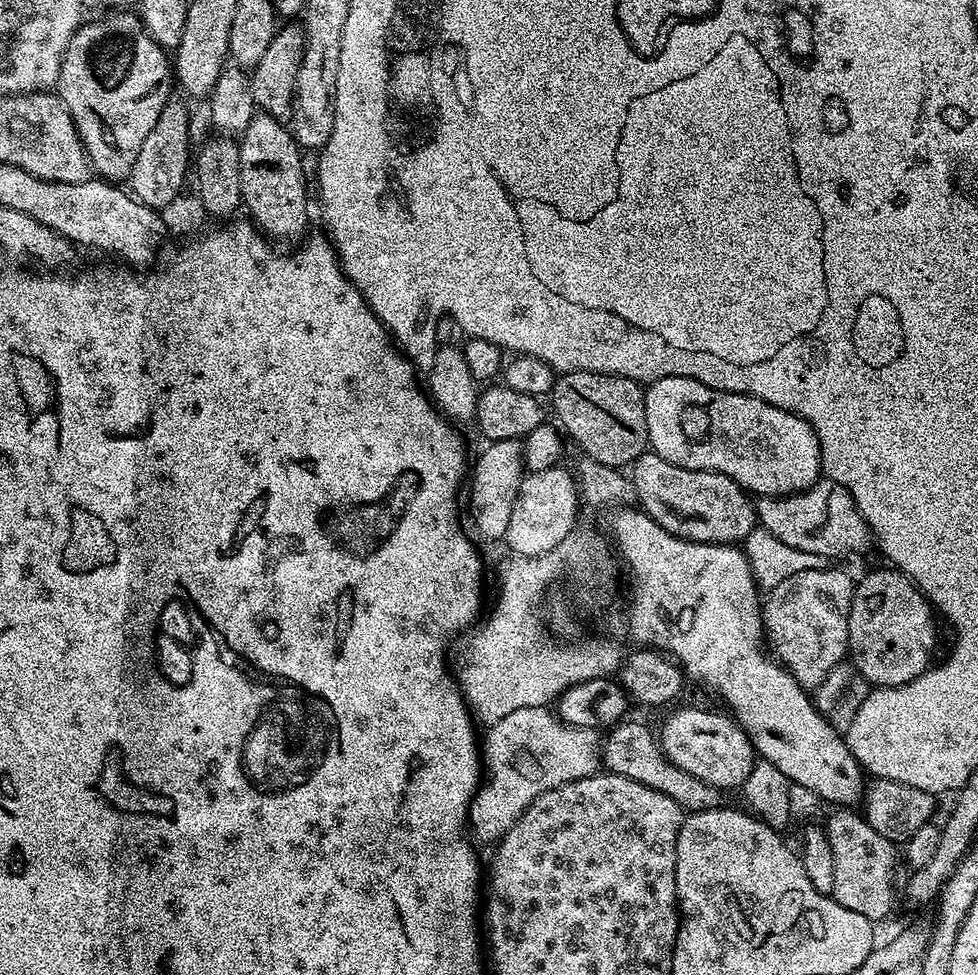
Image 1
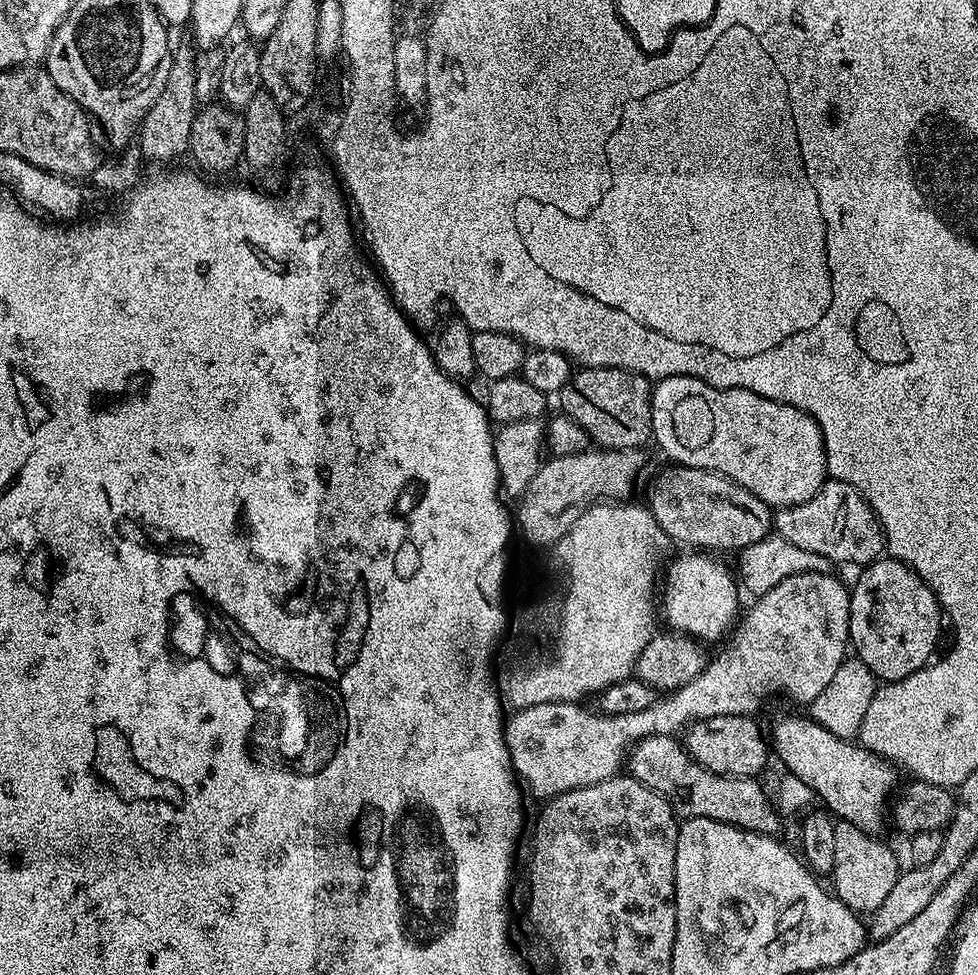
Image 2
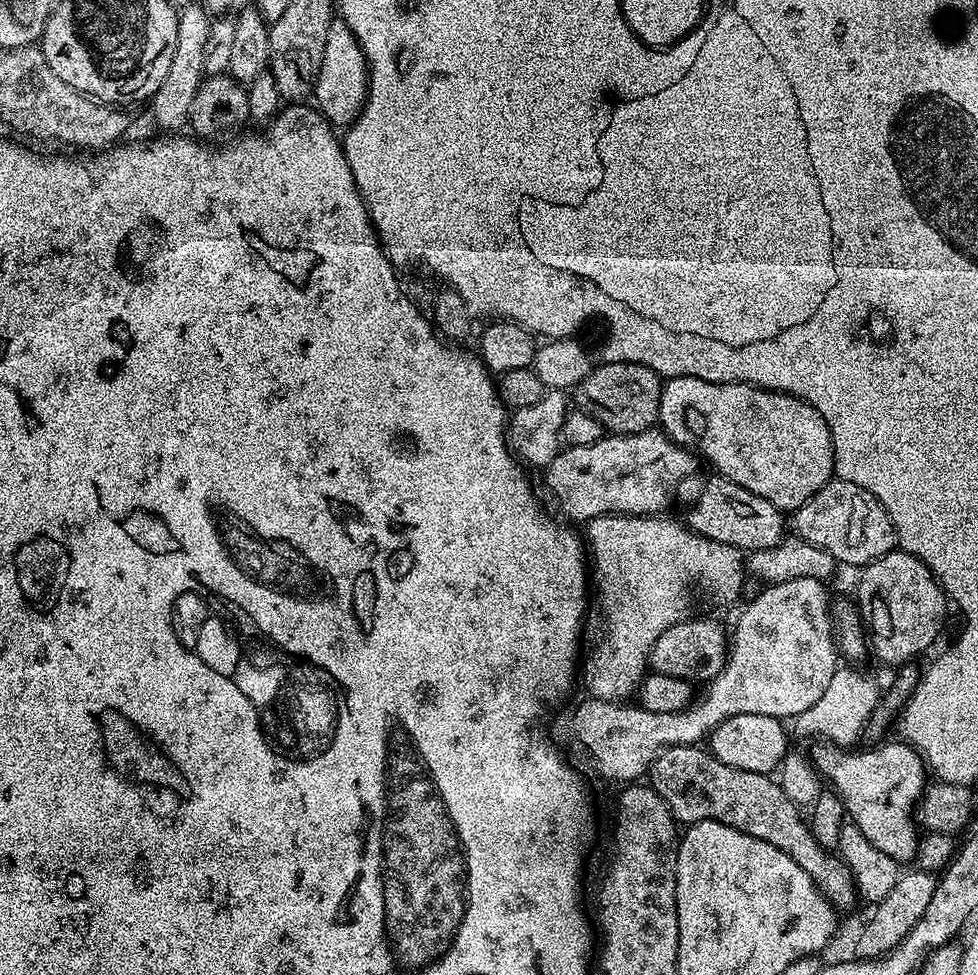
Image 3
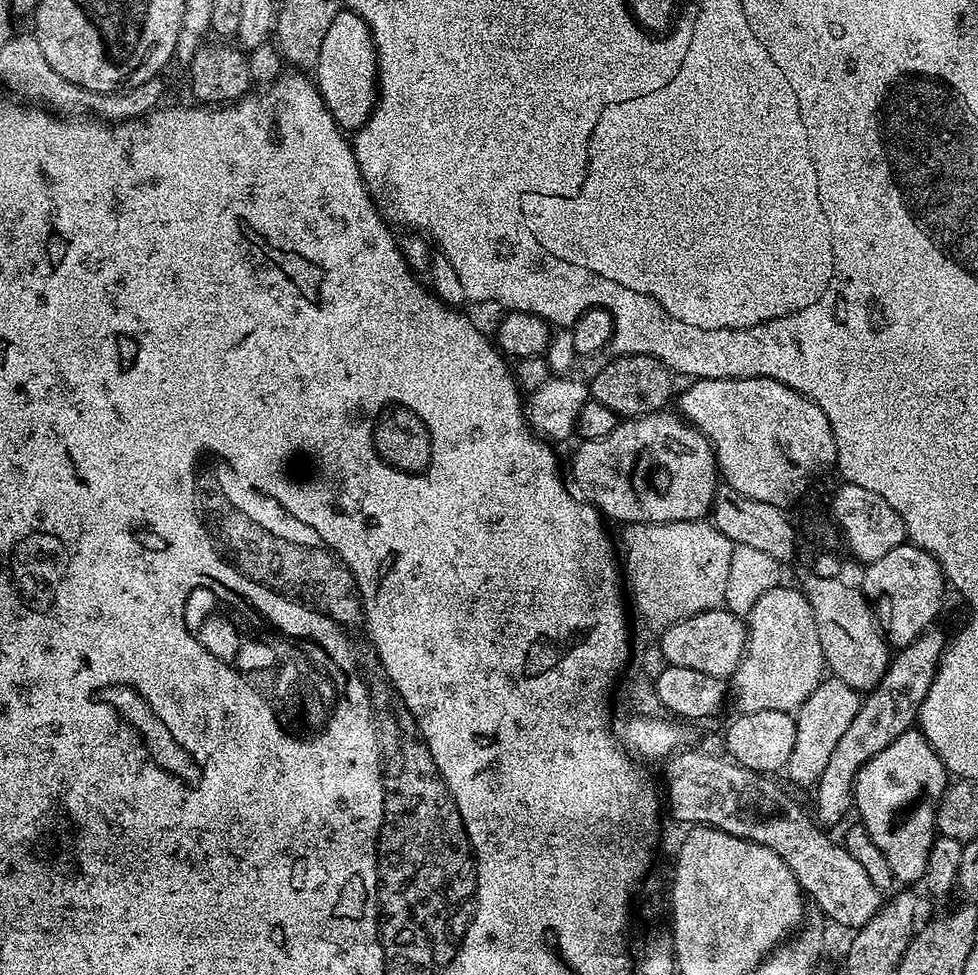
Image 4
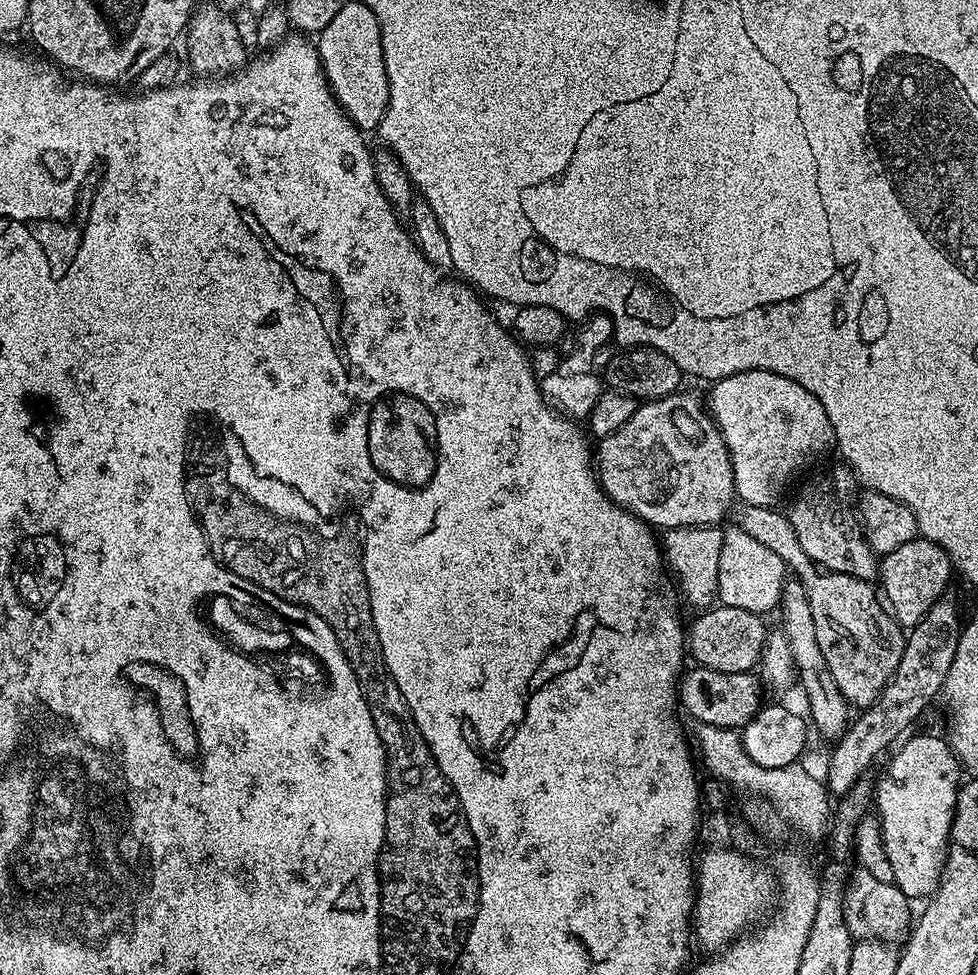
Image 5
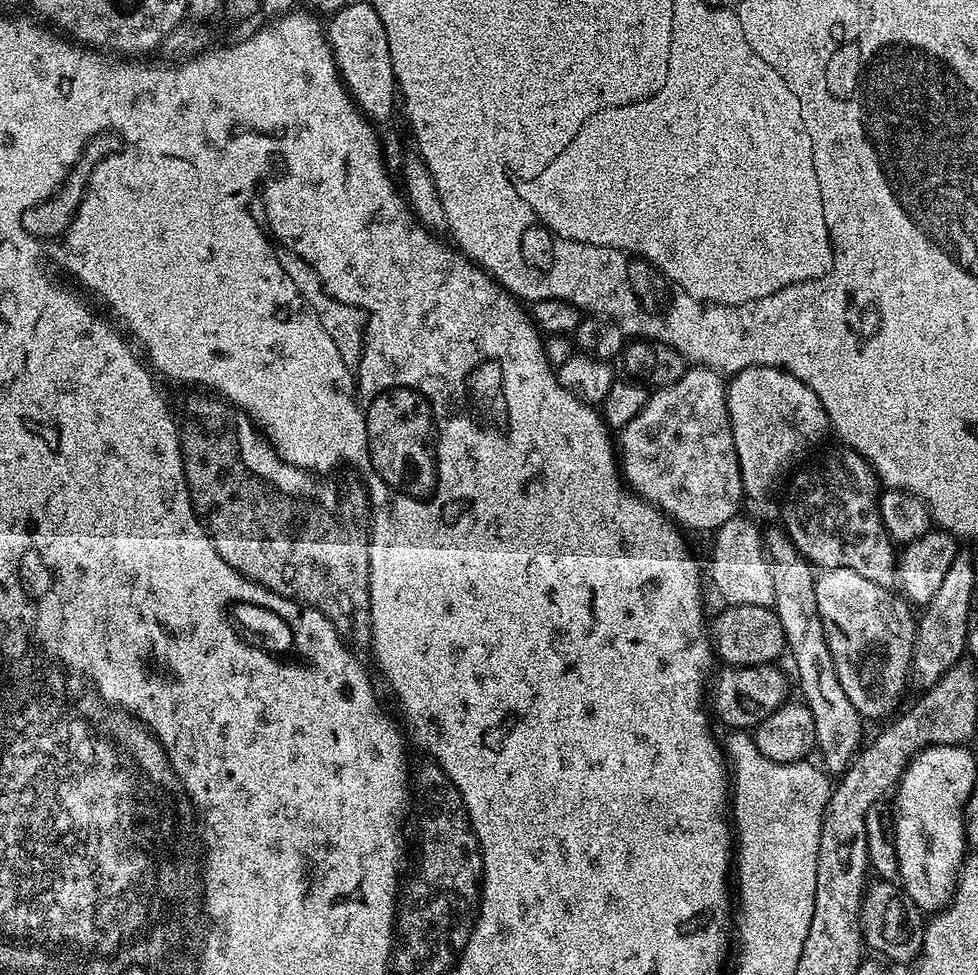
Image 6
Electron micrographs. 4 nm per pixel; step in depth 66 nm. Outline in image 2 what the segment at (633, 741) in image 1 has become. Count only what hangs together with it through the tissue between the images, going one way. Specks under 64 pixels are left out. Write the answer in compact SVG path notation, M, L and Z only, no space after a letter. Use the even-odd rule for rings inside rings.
M647 736L636 744L628 754L627 771L638 782L650 786L684 820L710 818L733 824L748 832L760 832L764 836L779 833L781 813L773 797L751 776L723 776L706 770L686 751L676 736Z

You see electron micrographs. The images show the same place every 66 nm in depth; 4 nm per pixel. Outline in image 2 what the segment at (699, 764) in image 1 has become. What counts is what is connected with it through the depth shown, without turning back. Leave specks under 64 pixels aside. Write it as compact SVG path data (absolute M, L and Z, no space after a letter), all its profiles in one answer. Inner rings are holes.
M719 716L691 725L682 743L687 752L706 770L723 776L759 777L770 760L770 744L766 732L755 724L752 716Z

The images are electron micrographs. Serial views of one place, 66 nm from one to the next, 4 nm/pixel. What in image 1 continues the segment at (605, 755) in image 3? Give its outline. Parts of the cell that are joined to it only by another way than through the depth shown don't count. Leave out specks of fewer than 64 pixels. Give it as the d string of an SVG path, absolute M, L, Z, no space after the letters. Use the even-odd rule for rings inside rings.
M840 568L802 570L767 593L762 604L764 613L764 638L771 655L783 664L788 672L806 690L815 690L826 676L848 656L848 619L852 605L853 577L848 577ZM551 707L546 708L527 708L526 710L514 710L514 714L506 714L506 718L502 718L498 723L491 725L487 729L488 732L482 736L482 764L486 769L486 779L476 790L476 795L472 797L472 804L468 807L467 823L470 825L470 832L477 836L480 840L499 841L500 837L505 836L514 826L514 822L518 822L518 818L534 803L542 794L546 794L550 790L558 790L558 786L566 786L575 780L581 780L587 776L595 776L602 768L602 736L597 729L574 728L569 724L565 724Z

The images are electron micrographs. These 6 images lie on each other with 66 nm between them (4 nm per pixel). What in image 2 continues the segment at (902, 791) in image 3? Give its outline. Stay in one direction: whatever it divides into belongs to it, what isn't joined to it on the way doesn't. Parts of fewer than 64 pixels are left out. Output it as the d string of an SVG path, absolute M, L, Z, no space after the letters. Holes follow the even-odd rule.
M784 716L770 728L770 744L774 756L788 767L787 771L797 776L815 792L817 801L824 800L823 807L840 820L848 820L858 830L879 833L886 820L884 803L897 791L898 769L891 760L860 747L851 739L842 740L826 730L818 721L803 716Z

